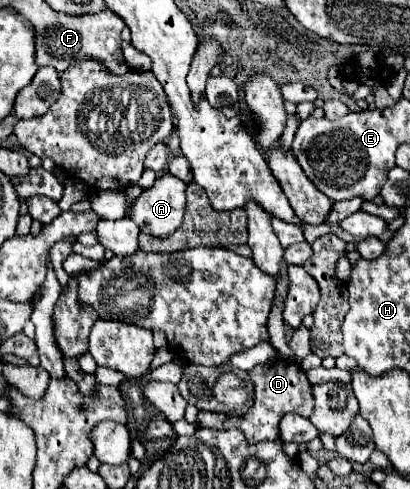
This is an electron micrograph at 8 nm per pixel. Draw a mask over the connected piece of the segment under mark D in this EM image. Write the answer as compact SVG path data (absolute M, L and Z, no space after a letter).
M274 358L268 364L256 366L250 372L250 378L256 386L254 394L254 404L250 412L244 418L236 416L226 416L226 414L216 414L216 412L198 412L198 426L204 428L234 428L238 426L248 442L260 442L260 440L278 440L278 422L286 412L312 412L314 408L314 396L312 396L312 384L306 378L306 372L288 358Z

